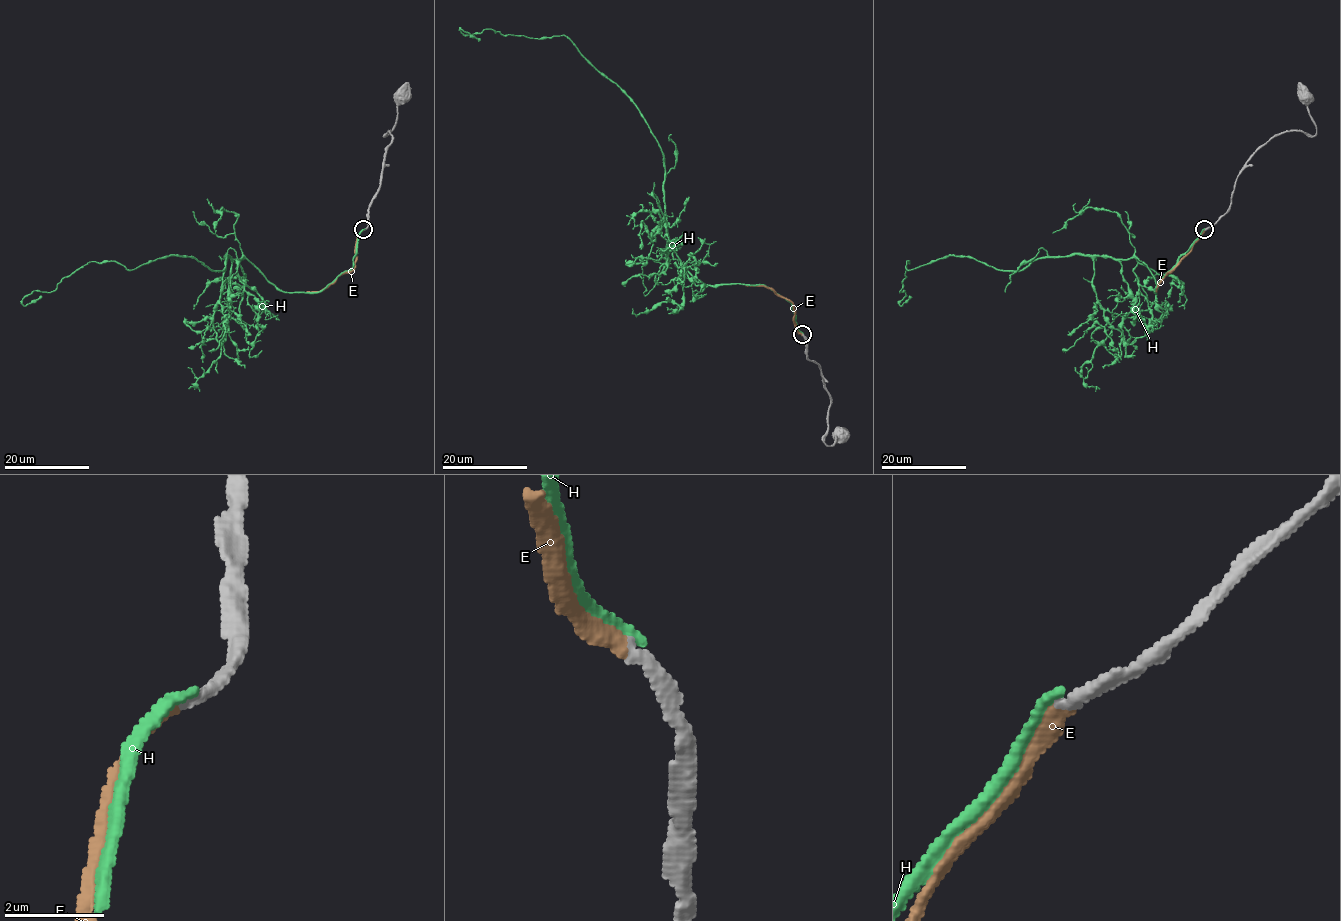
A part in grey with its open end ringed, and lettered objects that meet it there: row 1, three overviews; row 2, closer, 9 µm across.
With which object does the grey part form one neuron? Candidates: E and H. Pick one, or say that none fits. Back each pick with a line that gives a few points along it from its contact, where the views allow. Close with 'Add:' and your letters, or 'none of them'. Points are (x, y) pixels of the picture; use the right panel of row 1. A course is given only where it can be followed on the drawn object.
E: Its course: (1204, 230), (1155, 291)
Add: E

